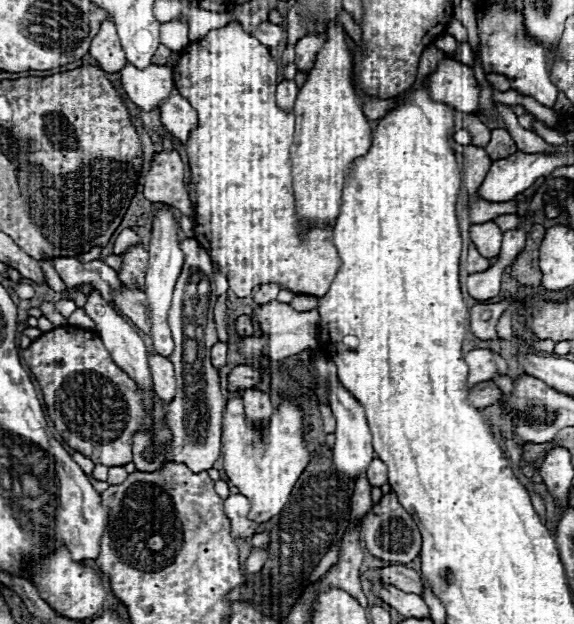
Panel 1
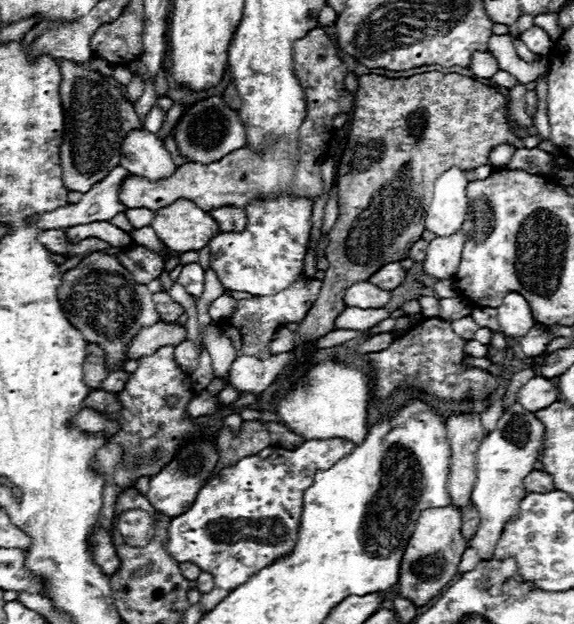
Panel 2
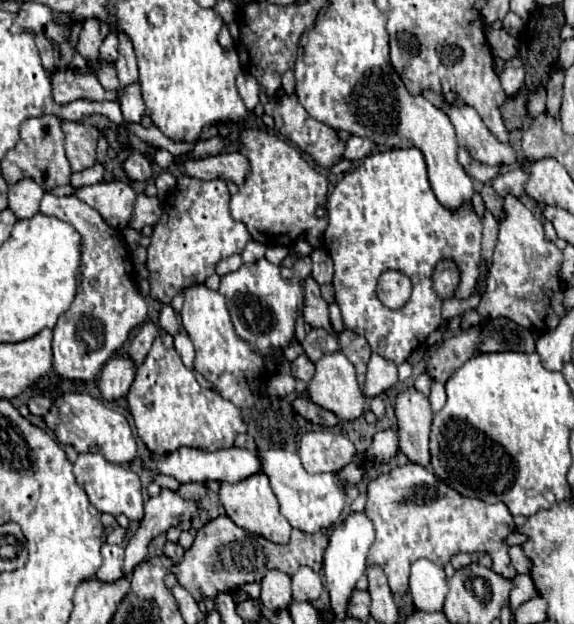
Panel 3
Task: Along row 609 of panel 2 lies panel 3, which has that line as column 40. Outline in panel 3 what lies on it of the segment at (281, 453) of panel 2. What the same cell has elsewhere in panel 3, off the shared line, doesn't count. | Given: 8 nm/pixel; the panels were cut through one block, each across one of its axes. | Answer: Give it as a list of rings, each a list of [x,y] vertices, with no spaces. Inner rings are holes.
[[[46,194],[40,204],[40,214],[54,216],[74,226],[82,236],[80,240],[80,286],[74,296],[72,306],[64,316],[60,316],[54,328],[52,340],[52,374],[58,380],[96,380],[106,360],[118,352],[126,342],[130,332],[144,324],[146,302],[134,288],[132,258],[120,240],[120,232],[106,224],[106,220],[88,204],[74,196],[58,198]]]

